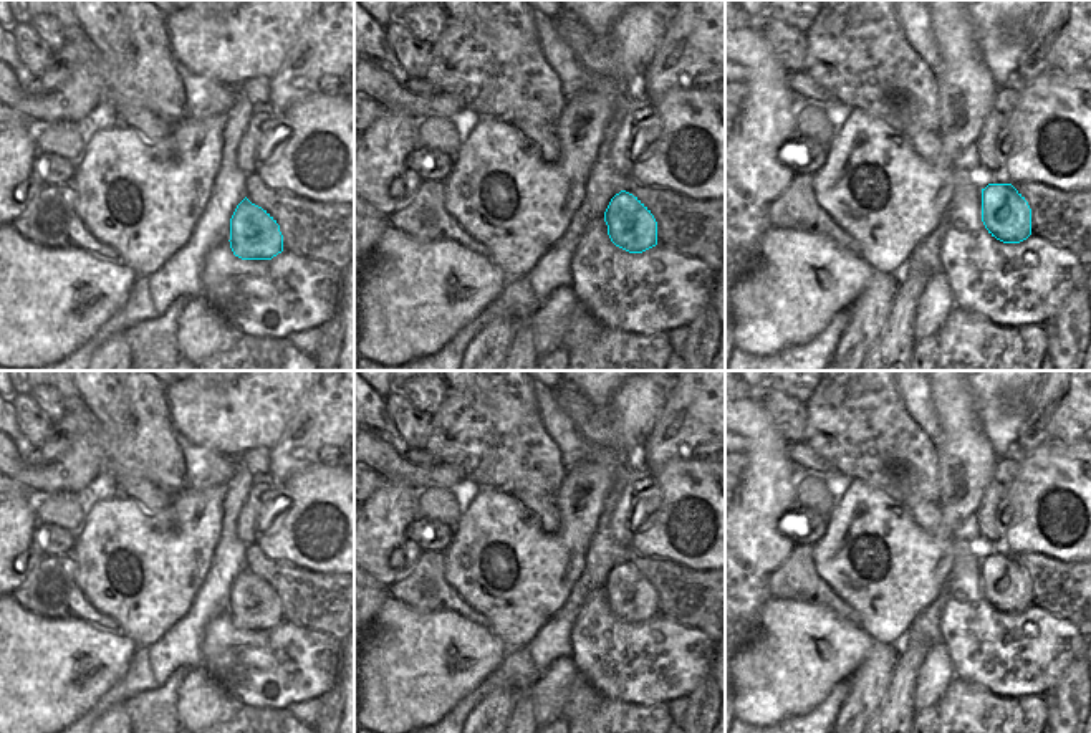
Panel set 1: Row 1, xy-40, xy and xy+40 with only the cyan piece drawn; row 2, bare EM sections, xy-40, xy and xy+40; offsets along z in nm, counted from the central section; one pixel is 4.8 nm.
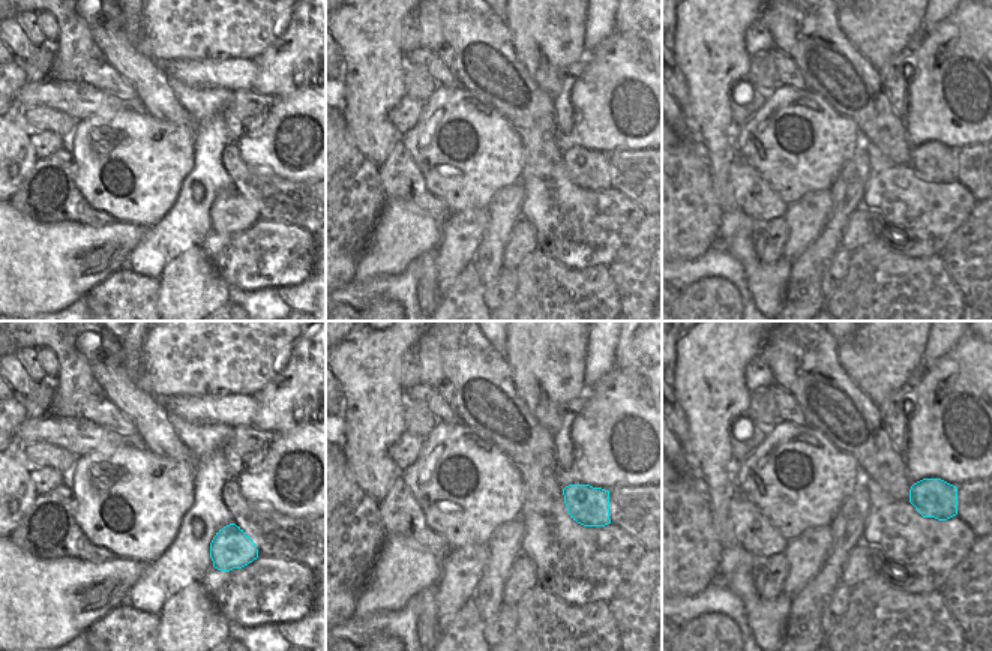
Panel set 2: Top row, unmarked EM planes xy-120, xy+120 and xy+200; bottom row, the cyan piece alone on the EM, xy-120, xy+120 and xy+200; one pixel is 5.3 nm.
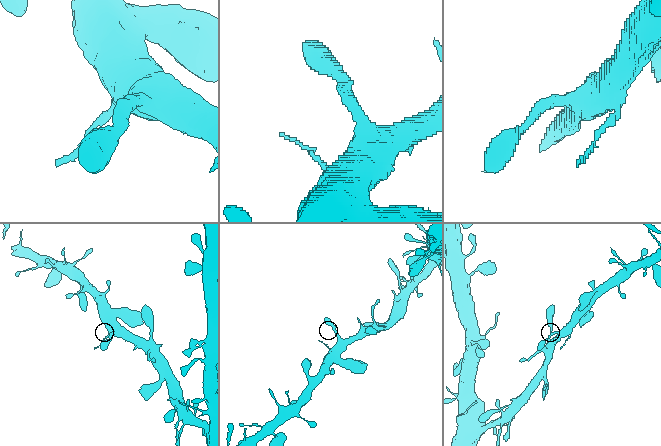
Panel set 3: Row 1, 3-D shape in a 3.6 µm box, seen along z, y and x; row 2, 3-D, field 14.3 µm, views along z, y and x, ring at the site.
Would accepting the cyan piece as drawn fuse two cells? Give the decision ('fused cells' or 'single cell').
single cell

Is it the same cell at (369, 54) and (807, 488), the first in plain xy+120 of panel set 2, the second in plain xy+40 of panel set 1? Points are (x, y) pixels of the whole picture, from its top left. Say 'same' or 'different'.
different

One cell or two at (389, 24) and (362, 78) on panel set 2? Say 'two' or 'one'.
one

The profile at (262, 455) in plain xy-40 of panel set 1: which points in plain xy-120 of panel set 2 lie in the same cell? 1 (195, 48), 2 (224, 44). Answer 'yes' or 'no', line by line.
1: no
2: no

